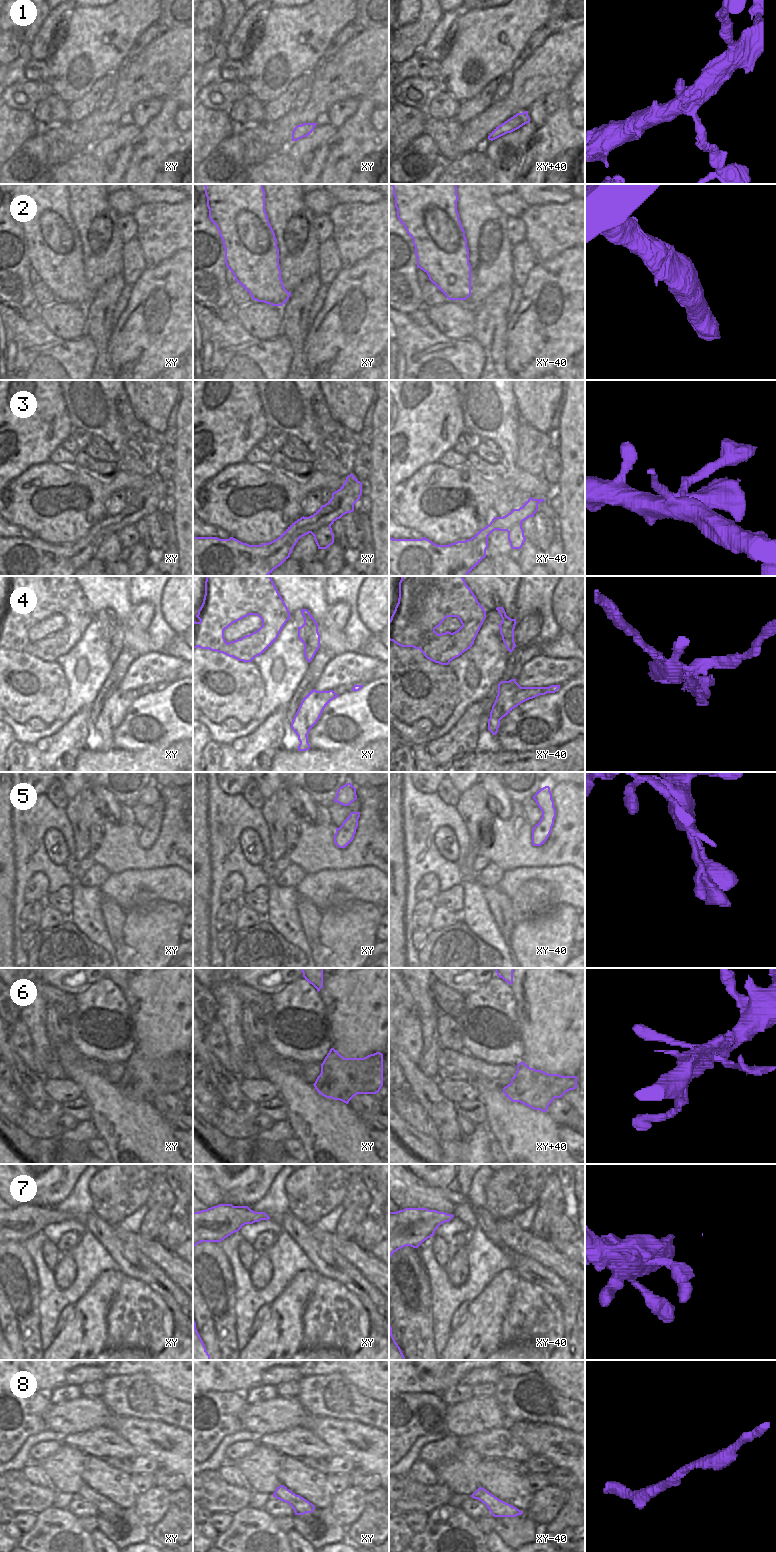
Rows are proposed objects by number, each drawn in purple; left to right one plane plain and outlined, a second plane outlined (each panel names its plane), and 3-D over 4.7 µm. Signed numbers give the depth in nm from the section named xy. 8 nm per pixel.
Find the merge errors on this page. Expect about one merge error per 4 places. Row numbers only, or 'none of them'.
4, 6

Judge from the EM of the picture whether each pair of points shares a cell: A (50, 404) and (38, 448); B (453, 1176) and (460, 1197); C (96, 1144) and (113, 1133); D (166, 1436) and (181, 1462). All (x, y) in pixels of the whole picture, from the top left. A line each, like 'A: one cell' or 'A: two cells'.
A: one cell
B: one cell
C: two cells
D: one cell

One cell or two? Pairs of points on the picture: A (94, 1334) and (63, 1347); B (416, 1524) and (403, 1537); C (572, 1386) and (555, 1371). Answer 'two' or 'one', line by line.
A: one
B: two
C: one

